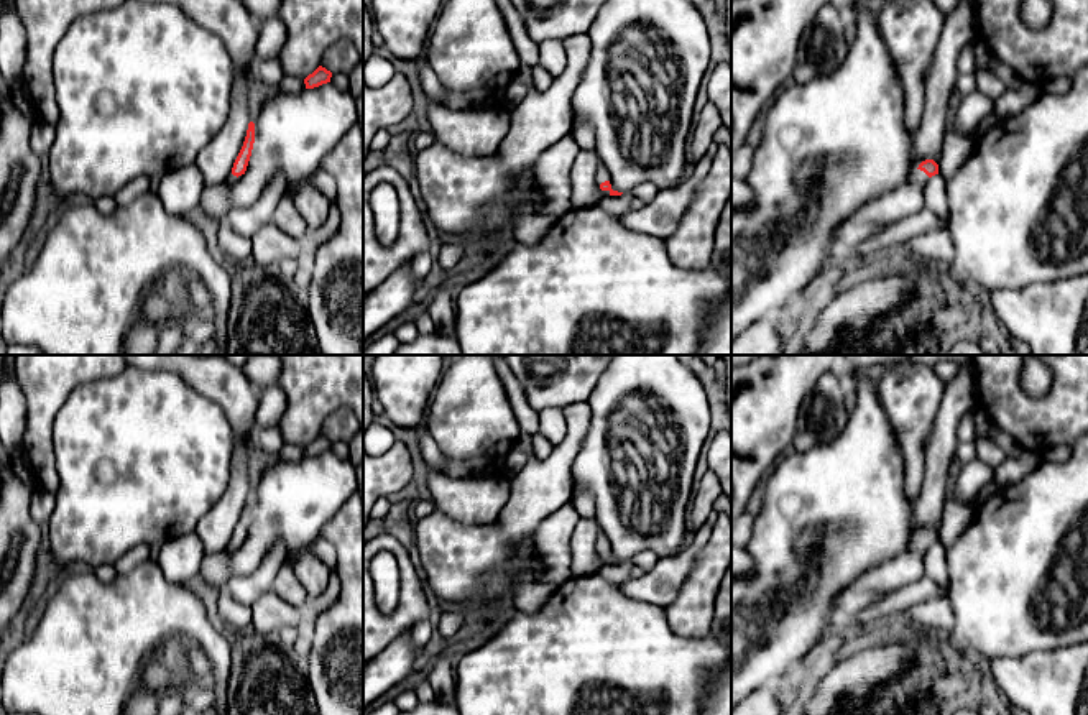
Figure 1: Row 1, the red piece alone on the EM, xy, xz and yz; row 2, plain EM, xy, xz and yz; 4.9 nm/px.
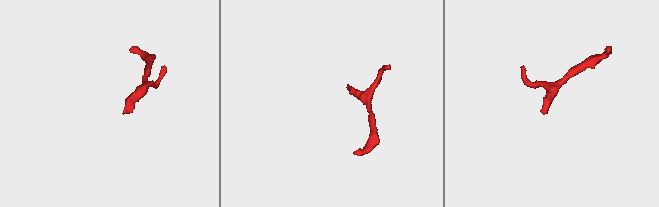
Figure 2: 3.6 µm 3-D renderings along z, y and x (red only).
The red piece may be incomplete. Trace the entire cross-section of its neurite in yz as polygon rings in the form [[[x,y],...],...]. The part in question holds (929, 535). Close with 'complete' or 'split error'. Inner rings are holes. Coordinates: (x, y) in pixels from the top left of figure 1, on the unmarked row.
[[[925,528],[906,552],[861,574],[835,598],[837,621],[846,621],[855,610],[873,605],[881,595],[925,577],[924,554],[935,542],[938,542],[938,533],[934,528]]]; split error

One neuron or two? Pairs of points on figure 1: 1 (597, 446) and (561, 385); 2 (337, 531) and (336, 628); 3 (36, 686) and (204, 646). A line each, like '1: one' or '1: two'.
1: two
2: one
3: one

